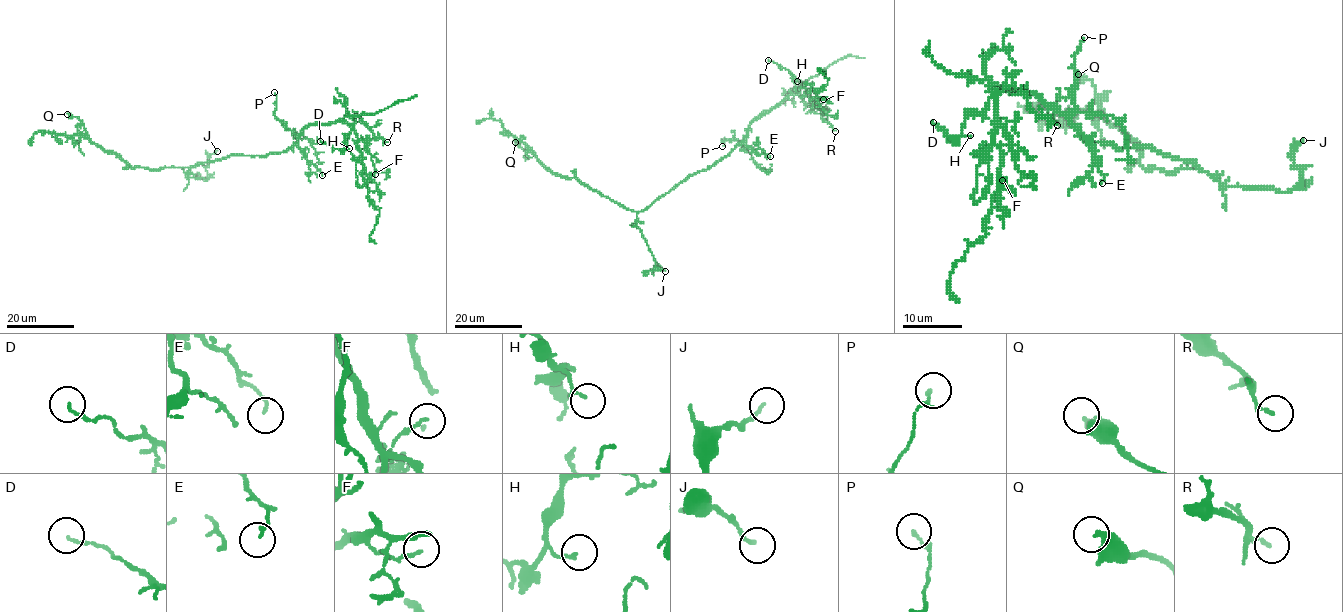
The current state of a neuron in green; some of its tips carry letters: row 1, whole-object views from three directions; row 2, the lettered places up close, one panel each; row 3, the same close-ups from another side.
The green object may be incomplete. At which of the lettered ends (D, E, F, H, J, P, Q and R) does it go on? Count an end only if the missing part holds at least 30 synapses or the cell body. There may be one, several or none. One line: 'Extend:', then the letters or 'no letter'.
Extend: no letter

